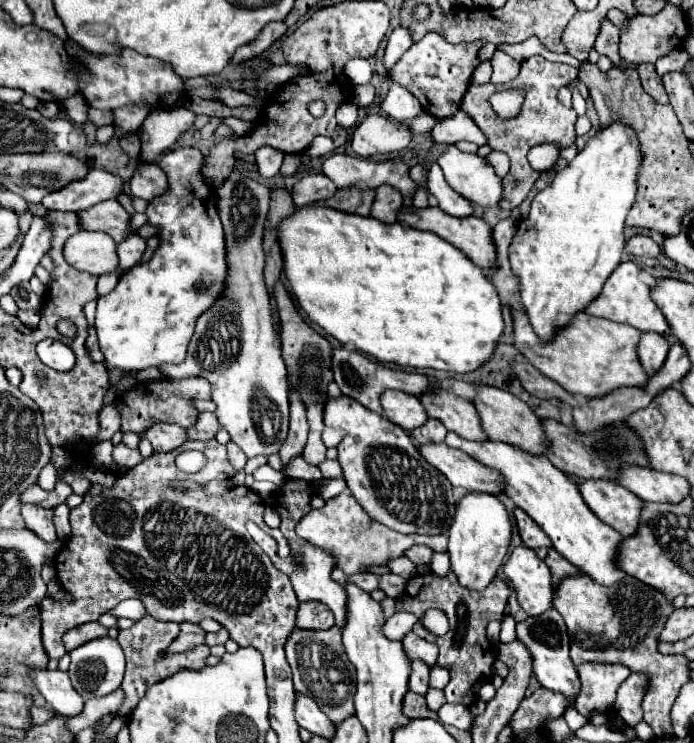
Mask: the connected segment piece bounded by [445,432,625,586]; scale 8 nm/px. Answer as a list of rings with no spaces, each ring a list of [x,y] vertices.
[[[453,432],[447,434],[445,442],[449,448],[459,448],[477,462],[499,470],[507,478],[505,494],[543,528],[543,532],[551,538],[553,548],[561,556],[565,556],[575,568],[579,568],[581,574],[603,586],[611,586],[625,578],[625,572],[617,566],[617,550],[623,542],[623,536],[591,512],[591,508],[581,498],[577,484],[571,482],[547,458],[533,456],[505,442],[467,442]]]

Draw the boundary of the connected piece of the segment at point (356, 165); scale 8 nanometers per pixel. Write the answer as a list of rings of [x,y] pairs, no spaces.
[[[333,154],[323,162],[323,174],[331,178],[337,188],[375,190],[387,184],[403,192],[405,198],[417,192],[417,184],[409,178],[409,168],[401,160],[373,162],[349,154]]]

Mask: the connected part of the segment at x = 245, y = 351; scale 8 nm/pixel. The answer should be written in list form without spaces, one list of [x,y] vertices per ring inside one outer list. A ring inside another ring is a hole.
[[[237,170],[231,172],[227,182],[215,192],[219,218],[225,228],[227,246],[227,290],[223,290],[219,302],[205,310],[195,324],[193,338],[187,348],[187,356],[181,364],[157,366],[167,378],[203,376],[211,384],[211,398],[217,404],[217,418],[221,428],[231,434],[231,440],[245,452],[247,458],[257,454],[271,456],[279,452],[287,438],[289,426],[289,398],[287,398],[287,370],[281,356],[279,320],[273,316],[273,306],[263,280],[265,252],[263,230],[269,210],[271,190],[245,178]],[[249,190],[257,200],[257,220],[245,238],[235,236],[231,208],[233,194]]]

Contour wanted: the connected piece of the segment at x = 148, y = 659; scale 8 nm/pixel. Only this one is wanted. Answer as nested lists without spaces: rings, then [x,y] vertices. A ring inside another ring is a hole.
[[[145,616],[143,620],[139,620],[135,626],[131,626],[129,630],[119,630],[117,642],[121,644],[125,658],[127,658],[127,672],[121,684],[121,690],[125,694],[125,700],[121,704],[121,708],[117,710],[117,716],[121,718],[129,718],[131,712],[135,710],[137,702],[143,698],[145,690],[159,682],[161,678],[167,678],[167,674],[175,674],[181,668],[189,668],[189,670],[199,670],[205,666],[205,660],[209,656],[209,646],[201,644],[189,652],[181,652],[181,654],[169,654],[169,646],[175,640],[175,636],[179,634],[179,624],[175,622],[161,622],[155,620],[151,616]]]

